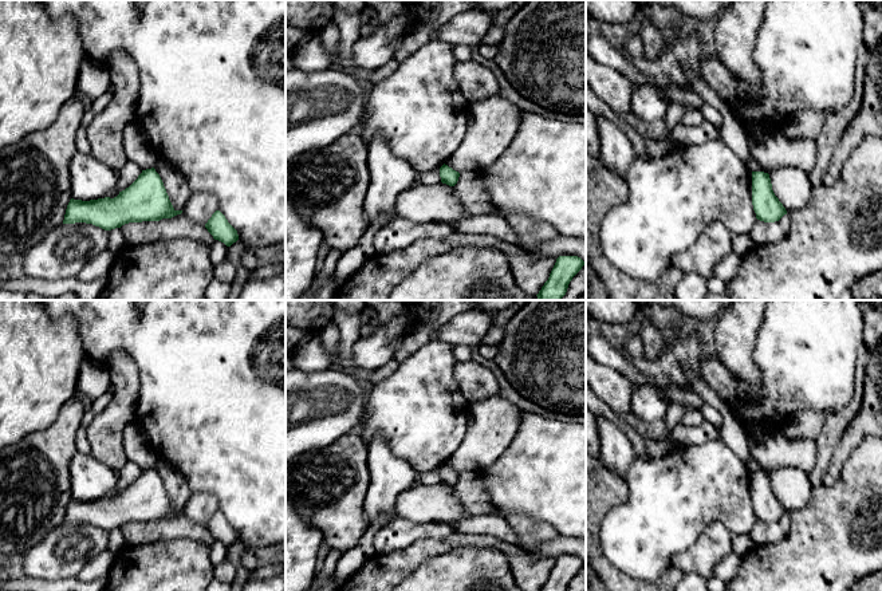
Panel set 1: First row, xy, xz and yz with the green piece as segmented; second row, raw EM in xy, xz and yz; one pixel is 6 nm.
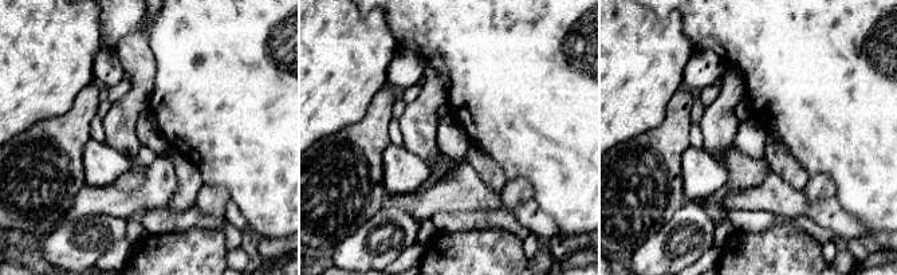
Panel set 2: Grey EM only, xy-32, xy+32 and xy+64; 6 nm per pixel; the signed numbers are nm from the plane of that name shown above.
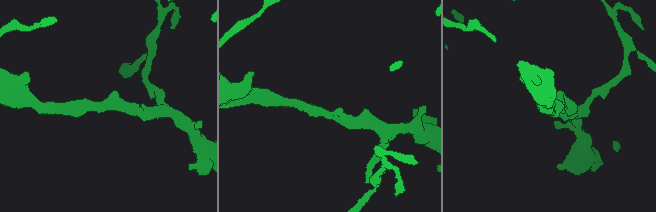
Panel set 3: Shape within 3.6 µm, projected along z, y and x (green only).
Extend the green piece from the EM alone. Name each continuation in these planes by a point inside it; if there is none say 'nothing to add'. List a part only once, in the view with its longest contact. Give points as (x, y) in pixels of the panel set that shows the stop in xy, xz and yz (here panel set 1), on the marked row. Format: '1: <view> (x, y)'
nothing to add

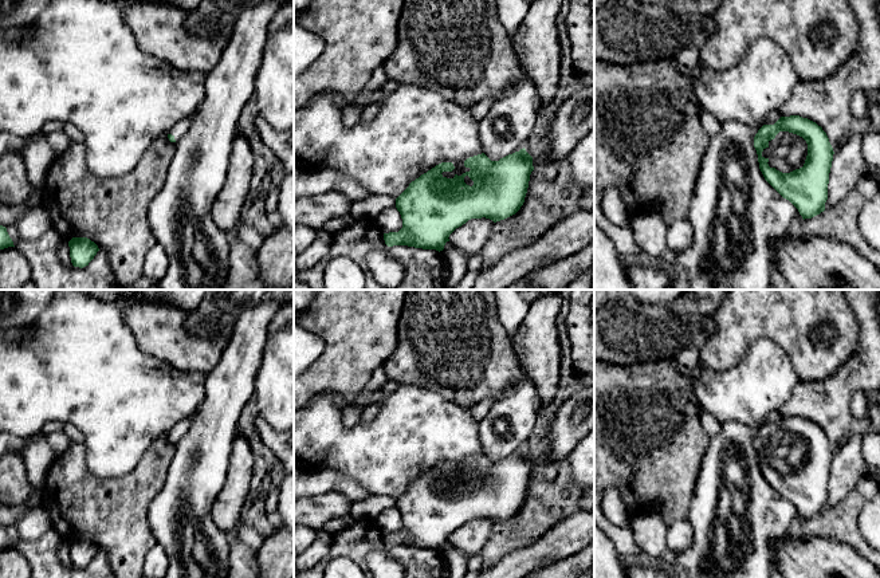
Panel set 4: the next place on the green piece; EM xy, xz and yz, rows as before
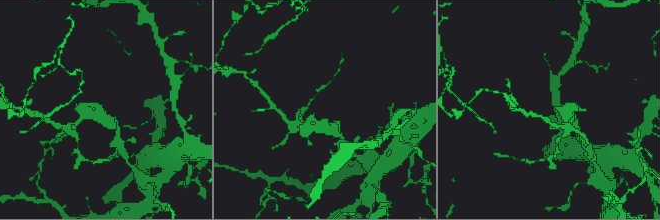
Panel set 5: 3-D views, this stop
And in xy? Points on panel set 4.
1: xy (179, 129)

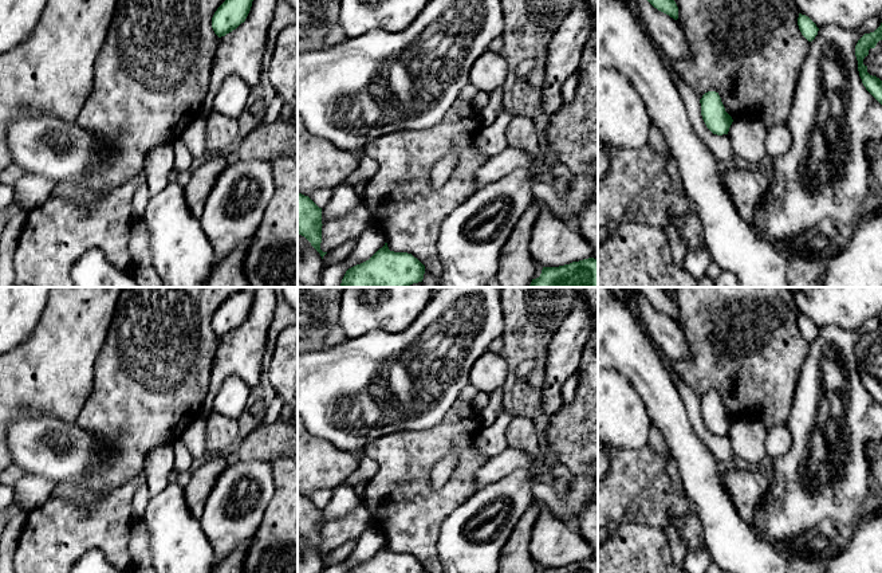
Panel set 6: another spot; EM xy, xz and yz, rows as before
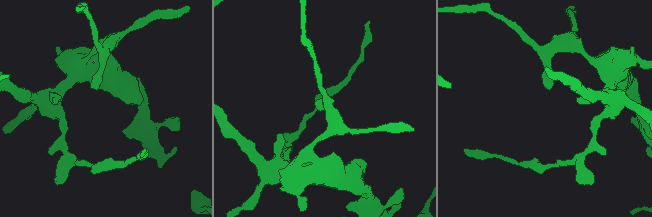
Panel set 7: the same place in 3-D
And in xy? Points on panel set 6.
nothing to add

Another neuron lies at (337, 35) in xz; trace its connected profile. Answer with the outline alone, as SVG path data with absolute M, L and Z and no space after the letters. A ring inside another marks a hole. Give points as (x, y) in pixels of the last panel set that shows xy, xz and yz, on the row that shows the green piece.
M339 24L334 25L324 39L324 47L334 47L346 42L349 36L344 34Z

